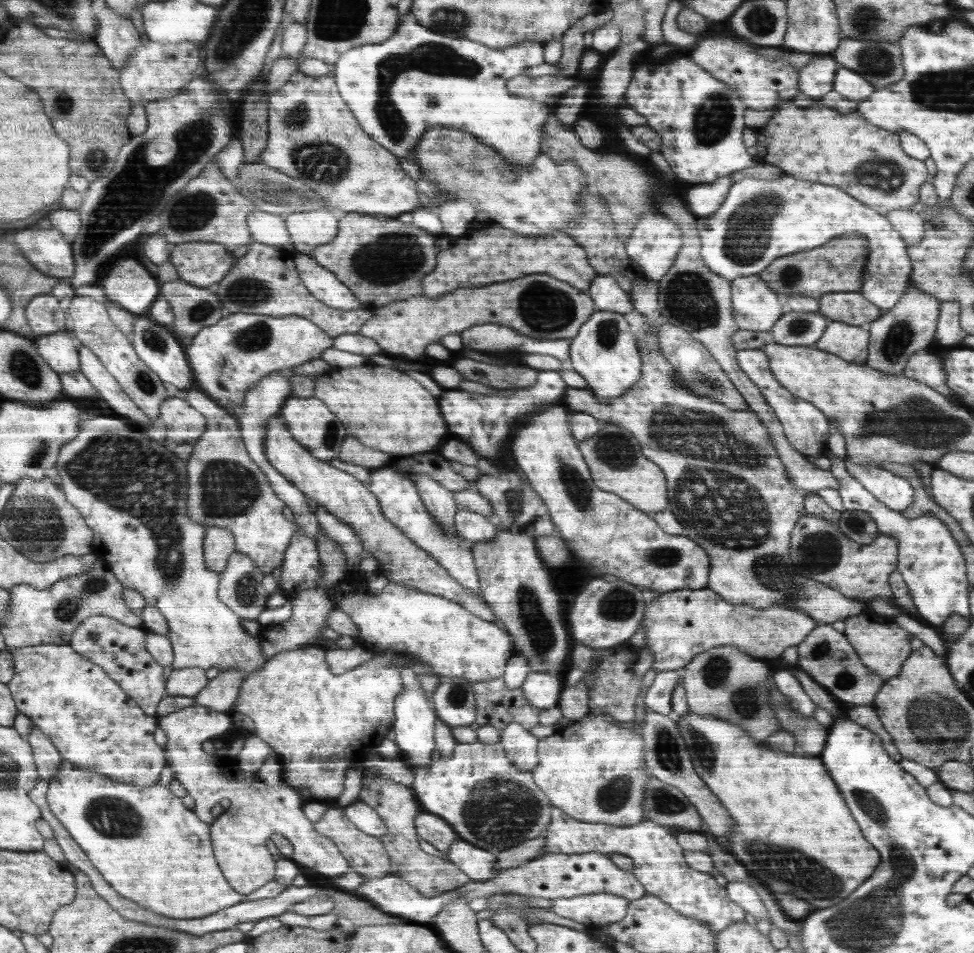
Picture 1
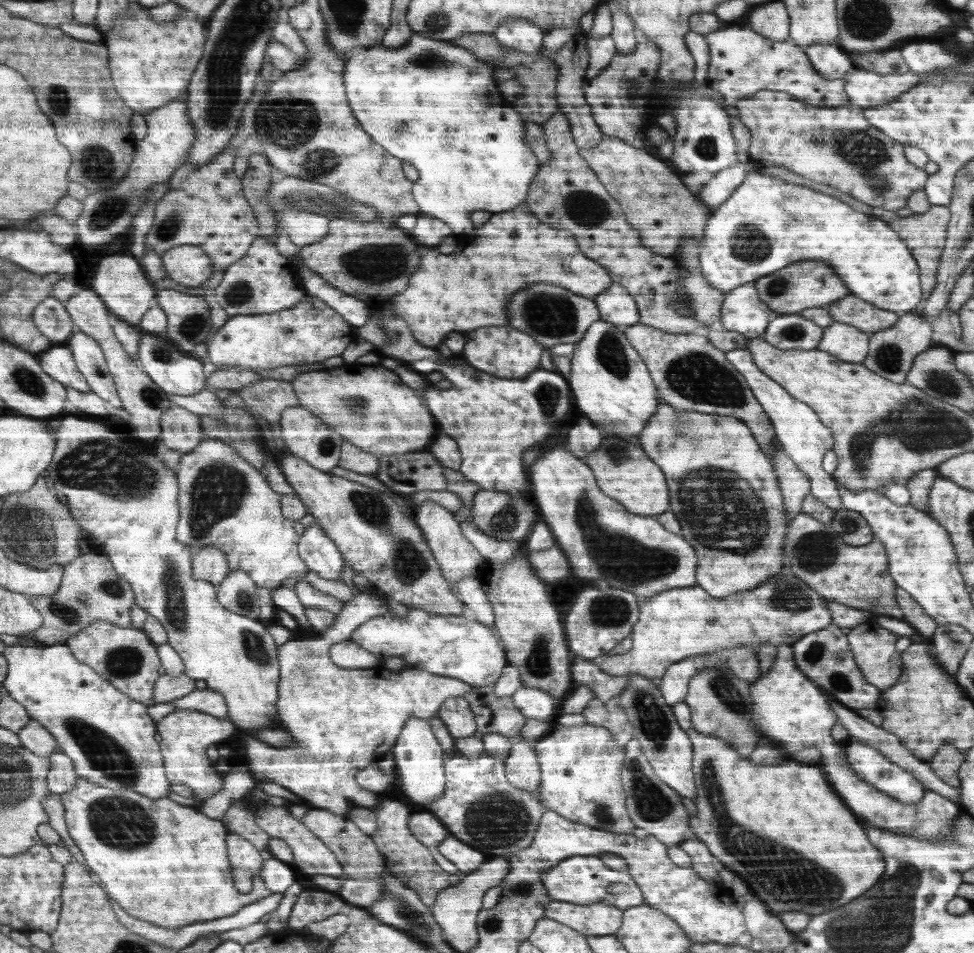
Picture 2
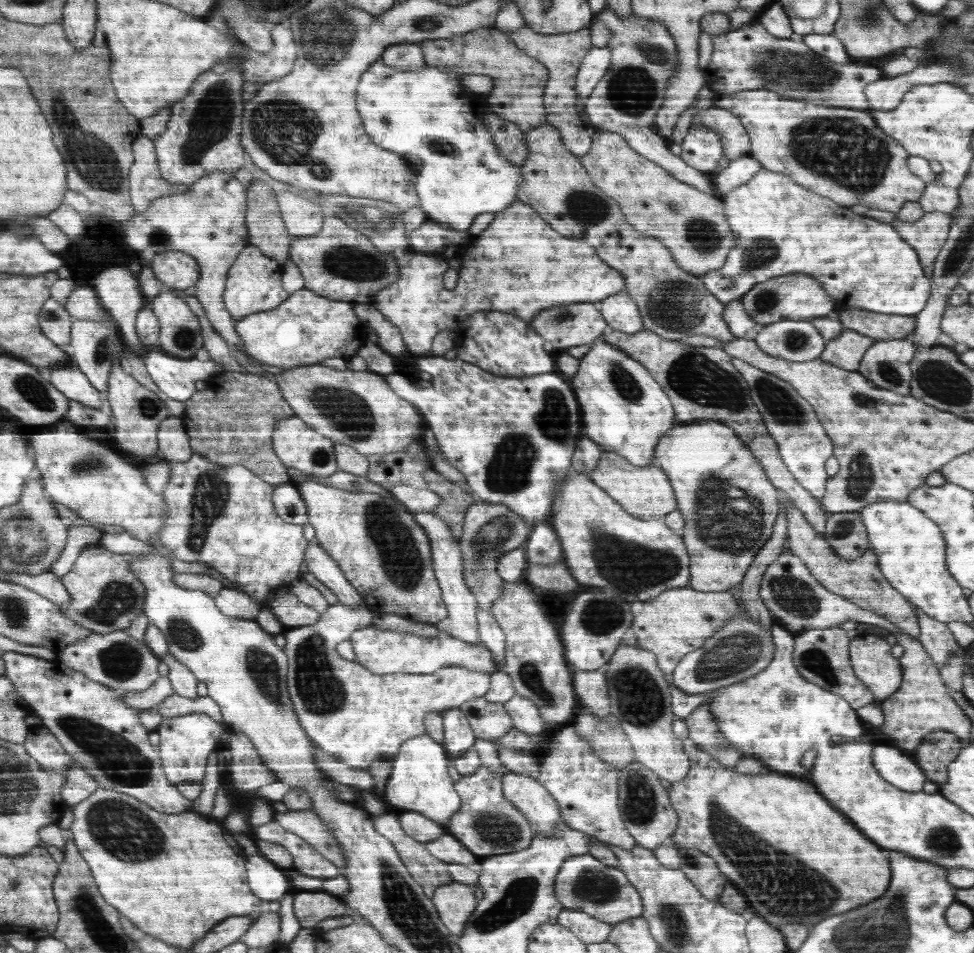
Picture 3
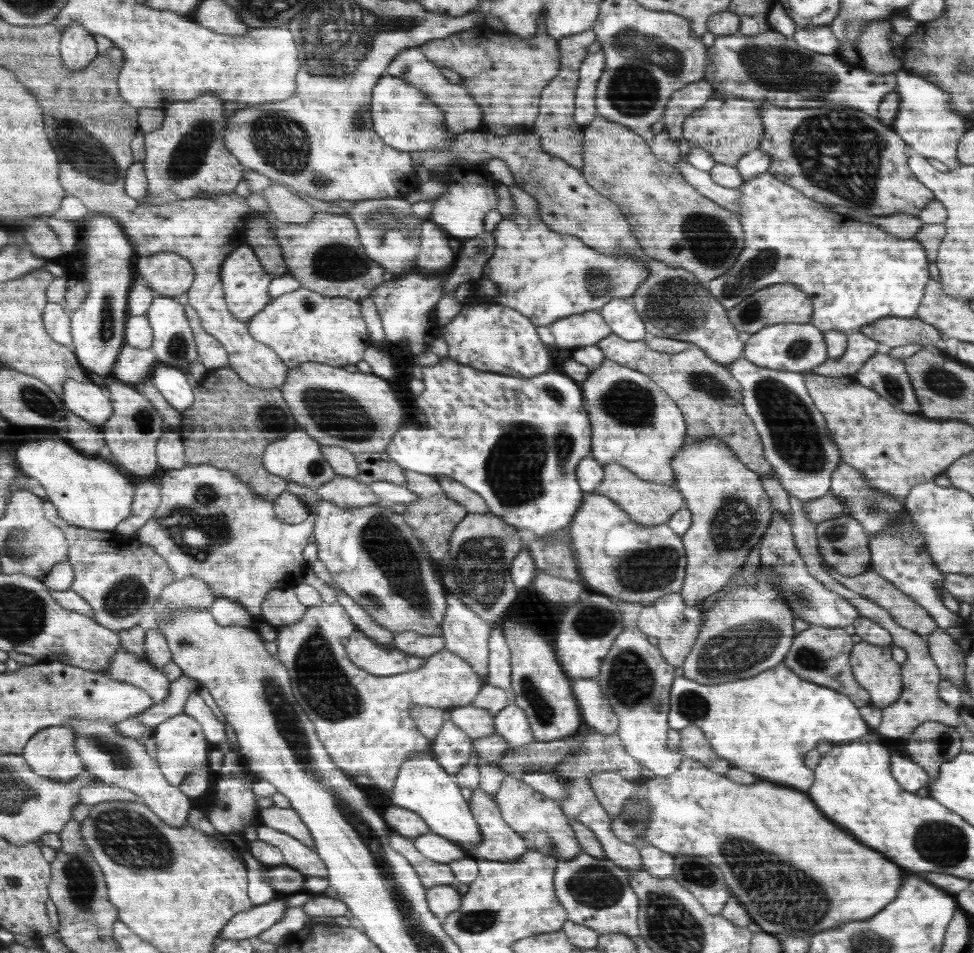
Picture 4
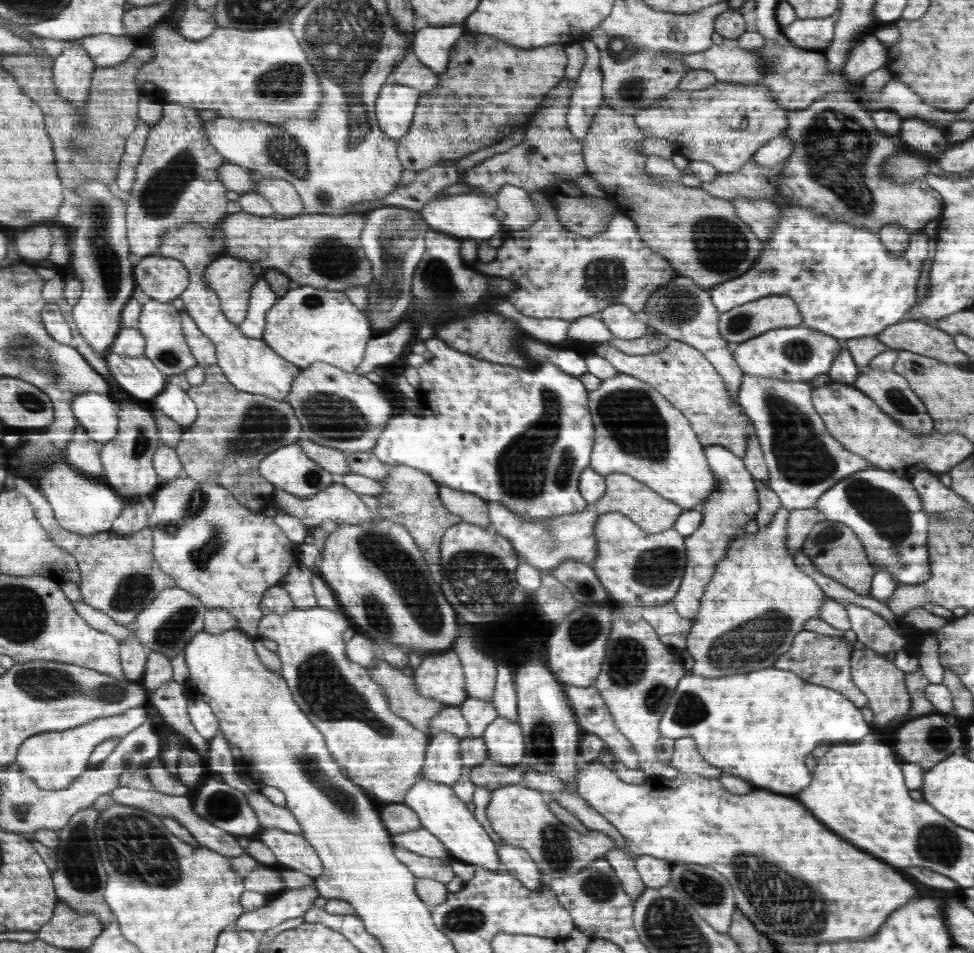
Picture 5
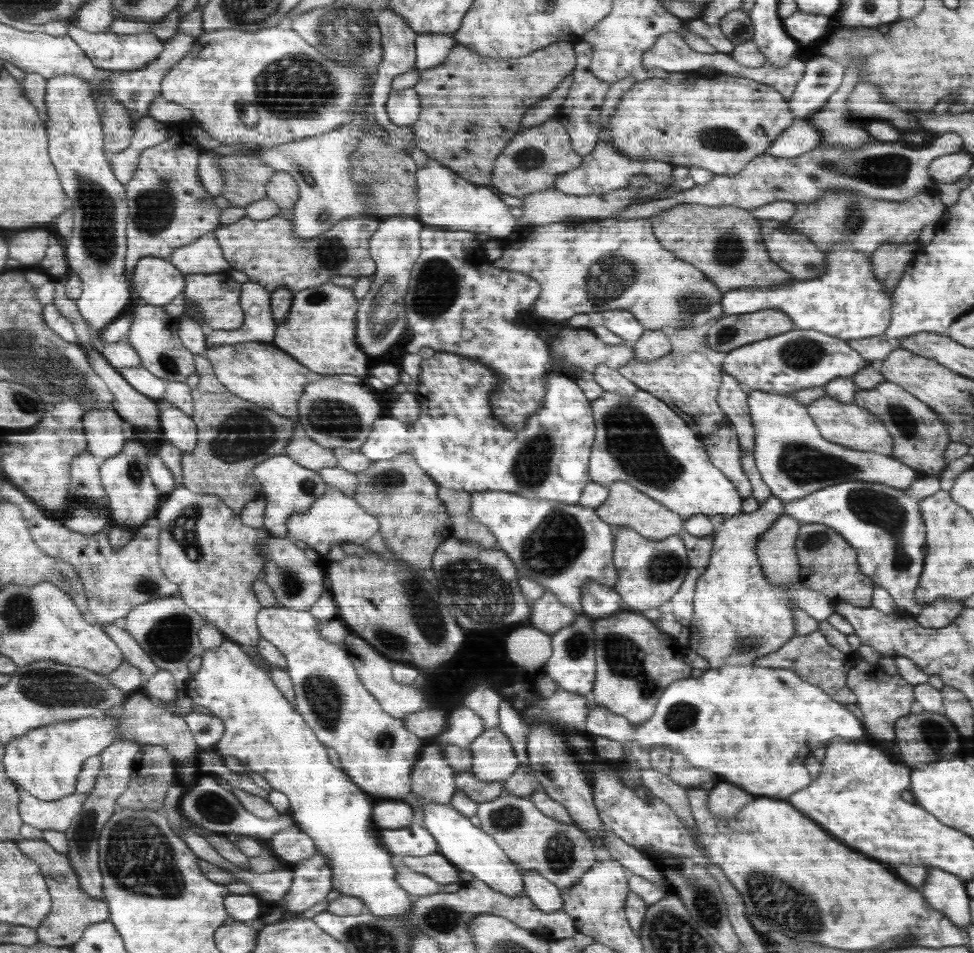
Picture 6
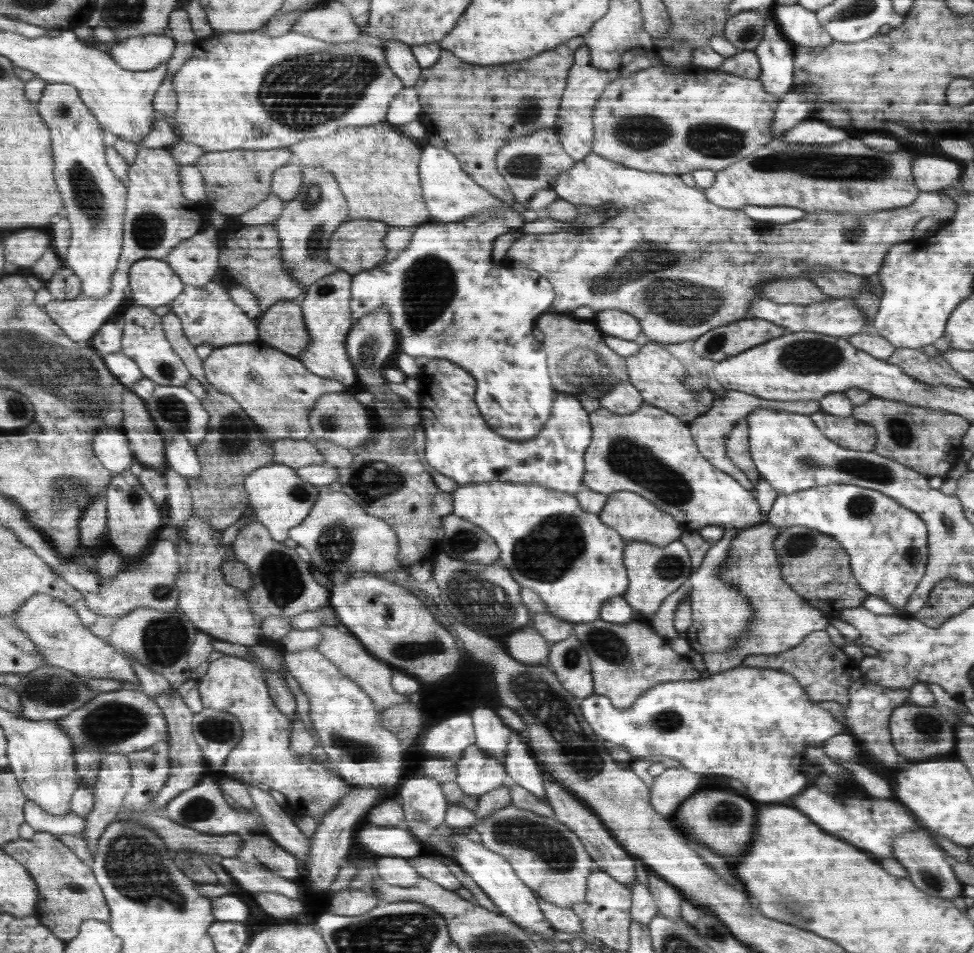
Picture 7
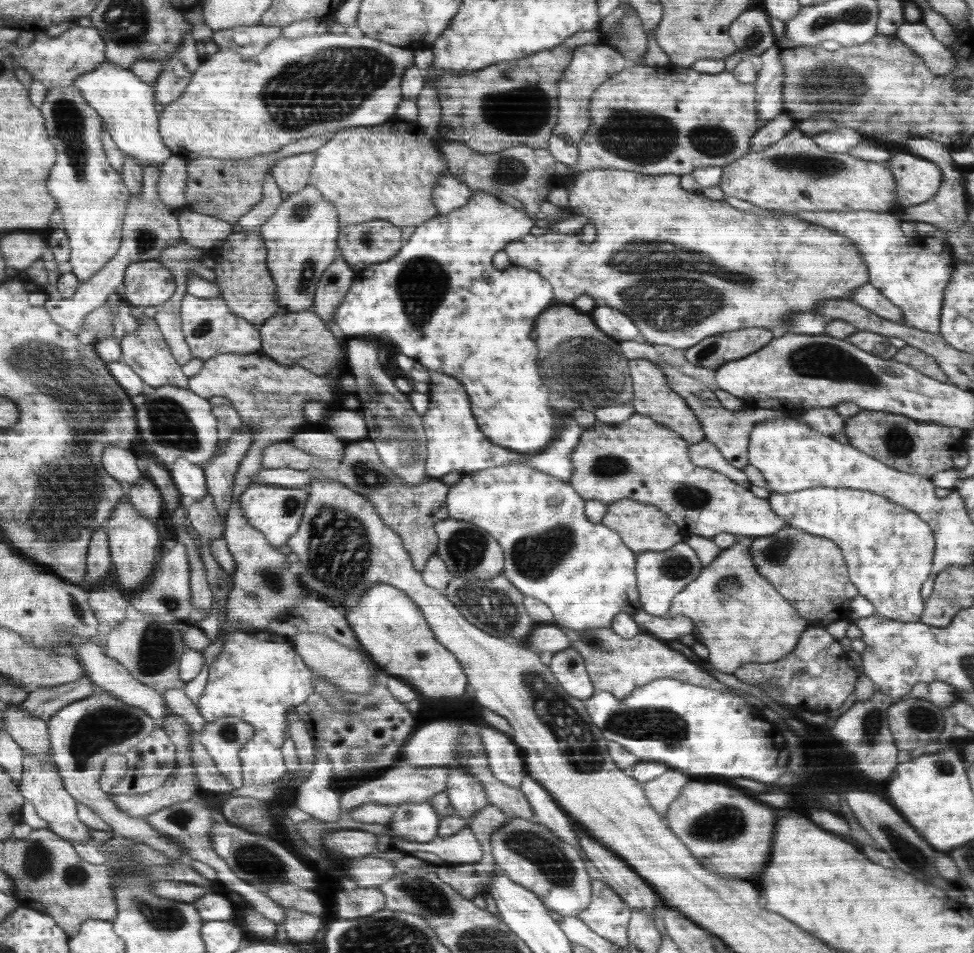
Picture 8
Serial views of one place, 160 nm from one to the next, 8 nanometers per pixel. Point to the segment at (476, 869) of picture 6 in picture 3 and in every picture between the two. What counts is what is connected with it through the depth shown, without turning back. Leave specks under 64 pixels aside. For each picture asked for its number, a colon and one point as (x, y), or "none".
3: (419, 781)
4: (422, 786)
5: (442, 812)

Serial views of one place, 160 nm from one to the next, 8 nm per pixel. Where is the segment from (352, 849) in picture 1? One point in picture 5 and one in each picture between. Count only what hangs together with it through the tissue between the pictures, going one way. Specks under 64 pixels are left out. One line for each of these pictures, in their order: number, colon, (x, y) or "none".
2: (360, 858)
3: (307, 824)
4: (288, 820)
5: (271, 816)

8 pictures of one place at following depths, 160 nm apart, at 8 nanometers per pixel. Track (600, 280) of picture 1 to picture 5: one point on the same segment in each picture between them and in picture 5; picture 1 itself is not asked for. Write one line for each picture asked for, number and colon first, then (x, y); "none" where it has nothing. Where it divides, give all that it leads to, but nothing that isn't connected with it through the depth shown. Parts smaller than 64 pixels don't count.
2: (616, 305)
3: (621, 313)
4: (621, 315)
5: (626, 325)

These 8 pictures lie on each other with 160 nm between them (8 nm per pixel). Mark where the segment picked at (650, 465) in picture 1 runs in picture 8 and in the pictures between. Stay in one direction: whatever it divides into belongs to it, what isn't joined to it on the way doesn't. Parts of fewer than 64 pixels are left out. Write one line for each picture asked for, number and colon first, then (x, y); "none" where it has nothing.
2: (622, 469)
3: (646, 492)
4: (651, 504)
5: (623, 494)
6: (625, 506)
7: (634, 517)
8: (643, 527)

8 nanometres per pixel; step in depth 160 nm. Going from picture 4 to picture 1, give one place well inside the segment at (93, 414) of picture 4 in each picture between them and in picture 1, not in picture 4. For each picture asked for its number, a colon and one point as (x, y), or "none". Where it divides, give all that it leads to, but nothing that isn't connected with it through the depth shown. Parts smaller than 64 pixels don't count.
1: (57, 350)
2: (58, 361)
3: (69, 379)

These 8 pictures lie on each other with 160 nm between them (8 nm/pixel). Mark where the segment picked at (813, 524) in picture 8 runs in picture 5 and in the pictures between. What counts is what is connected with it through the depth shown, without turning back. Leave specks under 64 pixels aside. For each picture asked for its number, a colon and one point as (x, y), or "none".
5: (885, 511)
6: (884, 525)
7: (887, 543)

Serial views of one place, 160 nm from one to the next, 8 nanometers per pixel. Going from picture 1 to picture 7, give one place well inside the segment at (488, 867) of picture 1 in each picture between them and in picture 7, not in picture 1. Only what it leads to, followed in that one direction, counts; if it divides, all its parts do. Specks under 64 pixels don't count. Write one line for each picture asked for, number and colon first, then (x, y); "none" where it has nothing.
2: (467, 859)
3: (447, 848)
4: (433, 846)
5: (421, 841)
6: (414, 839)
7: (384, 841)

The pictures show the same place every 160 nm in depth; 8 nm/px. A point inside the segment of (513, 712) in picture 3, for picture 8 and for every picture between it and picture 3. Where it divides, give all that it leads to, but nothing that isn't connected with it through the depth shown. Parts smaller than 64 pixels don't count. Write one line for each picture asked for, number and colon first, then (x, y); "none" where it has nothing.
4: (511, 723)
5: (505, 743)
6: (493, 759)
7: (478, 774)
8: (467, 795)

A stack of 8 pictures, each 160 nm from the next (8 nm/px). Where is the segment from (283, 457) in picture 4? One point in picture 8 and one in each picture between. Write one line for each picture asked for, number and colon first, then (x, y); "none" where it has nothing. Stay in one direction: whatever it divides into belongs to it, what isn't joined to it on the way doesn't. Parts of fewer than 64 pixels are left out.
5: (289, 468)
6: (288, 487)
7: (281, 499)
8: (277, 511)

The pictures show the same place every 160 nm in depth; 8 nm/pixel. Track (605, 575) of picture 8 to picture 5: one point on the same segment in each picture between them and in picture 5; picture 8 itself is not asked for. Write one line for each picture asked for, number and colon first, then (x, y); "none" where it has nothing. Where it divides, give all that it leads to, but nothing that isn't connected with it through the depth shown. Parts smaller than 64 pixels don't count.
5: (547, 543)
6: (561, 546)
7: (571, 558)

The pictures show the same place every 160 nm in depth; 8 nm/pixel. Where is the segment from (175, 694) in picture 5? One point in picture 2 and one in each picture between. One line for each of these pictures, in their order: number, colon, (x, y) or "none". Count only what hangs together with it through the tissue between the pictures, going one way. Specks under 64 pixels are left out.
2: (124, 656)
3: (117, 659)
4: (124, 666)

